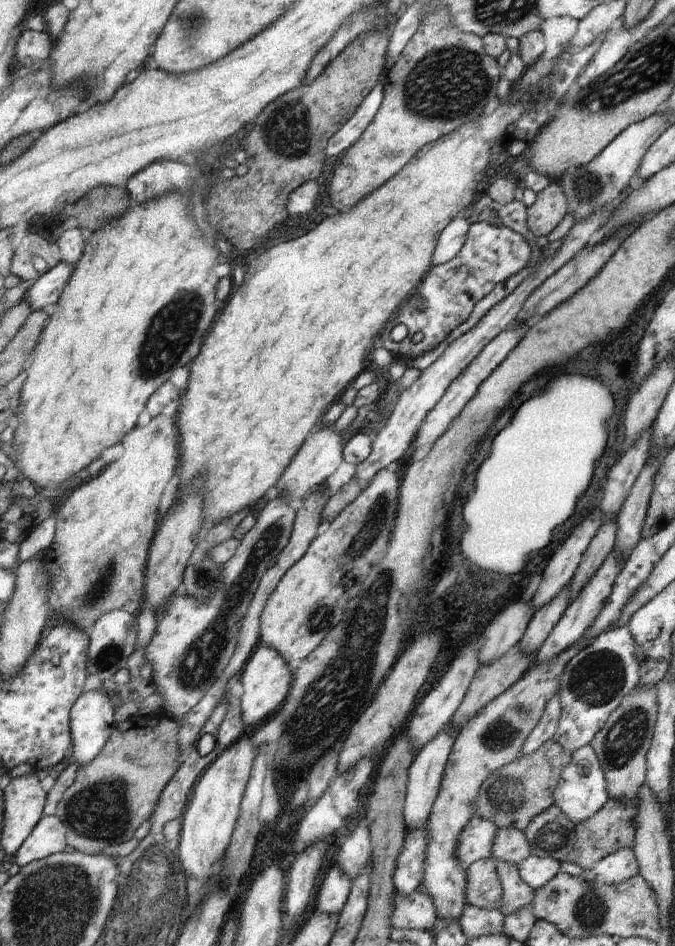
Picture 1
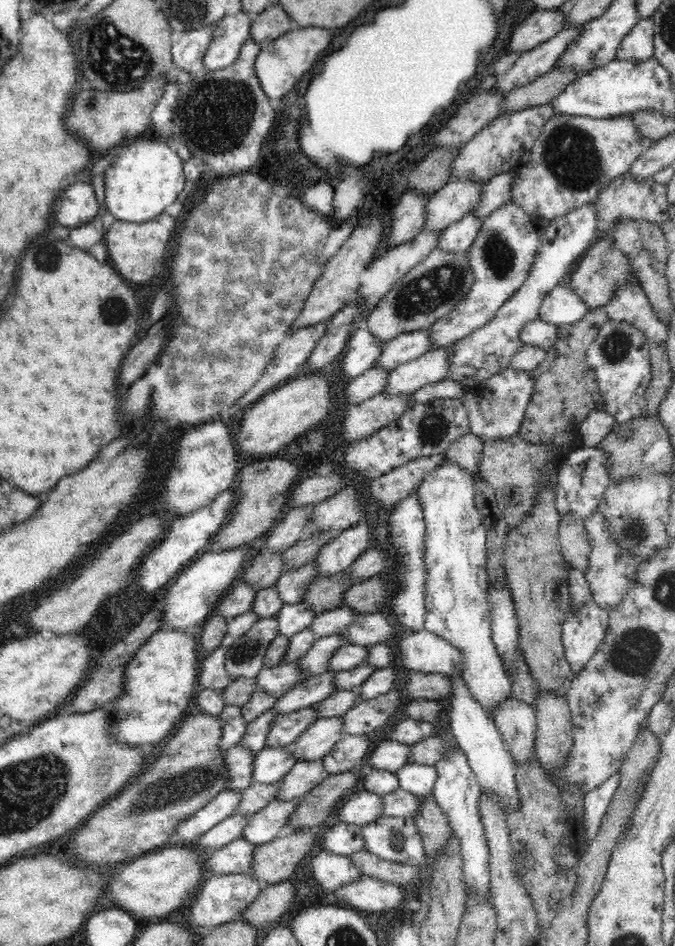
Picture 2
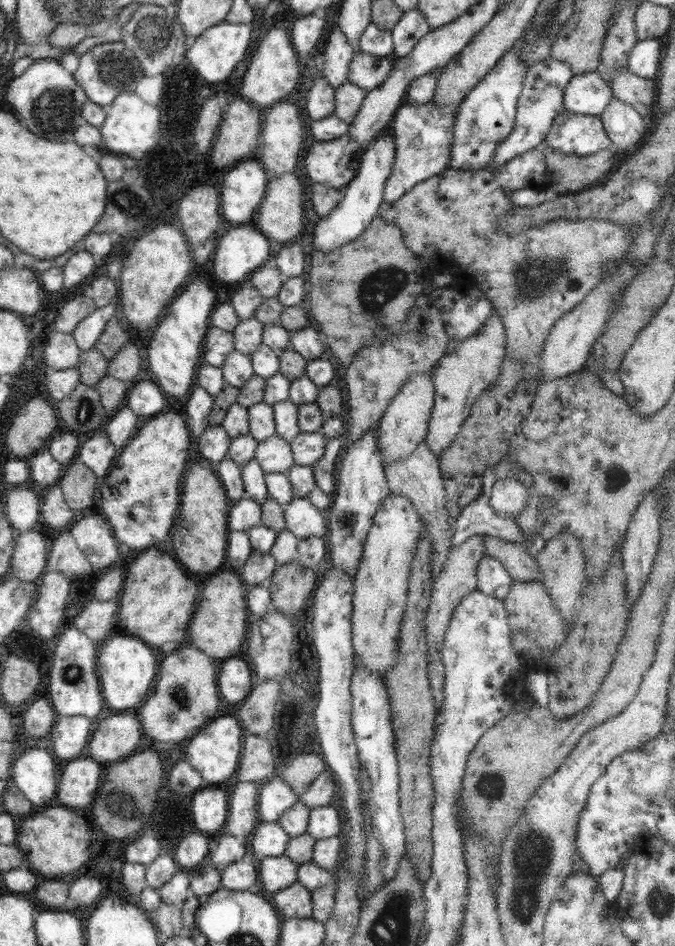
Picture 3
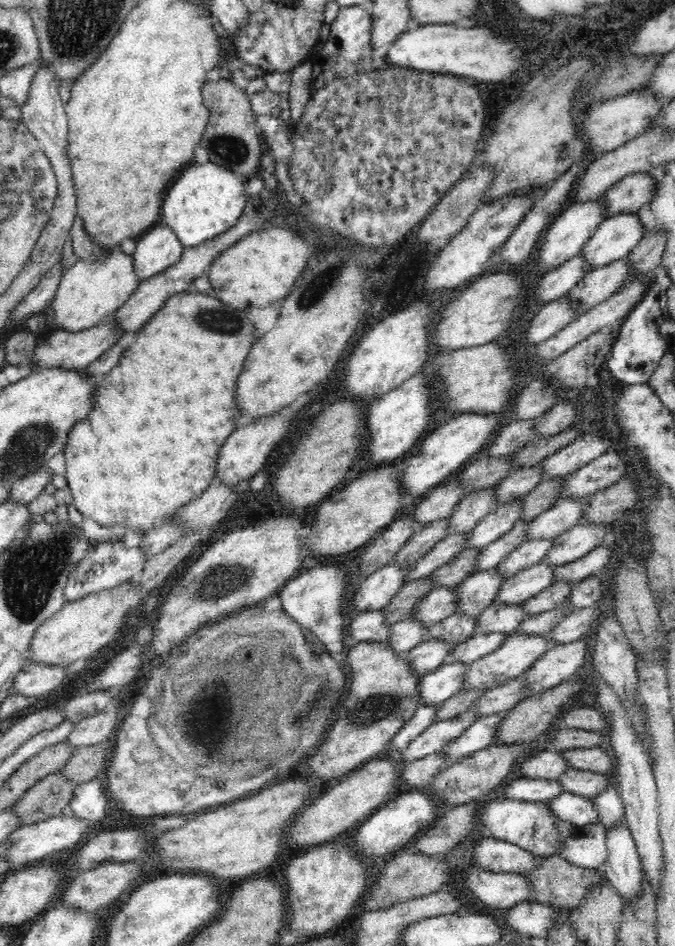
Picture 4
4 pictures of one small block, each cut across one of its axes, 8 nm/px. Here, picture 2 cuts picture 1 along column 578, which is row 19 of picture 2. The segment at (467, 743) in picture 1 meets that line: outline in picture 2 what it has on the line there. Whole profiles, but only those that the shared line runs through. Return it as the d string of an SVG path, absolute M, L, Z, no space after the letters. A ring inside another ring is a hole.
M652 18L640 20L631 32L624 36L618 52L618 60L635 60L642 62L654 57L654 21Z

